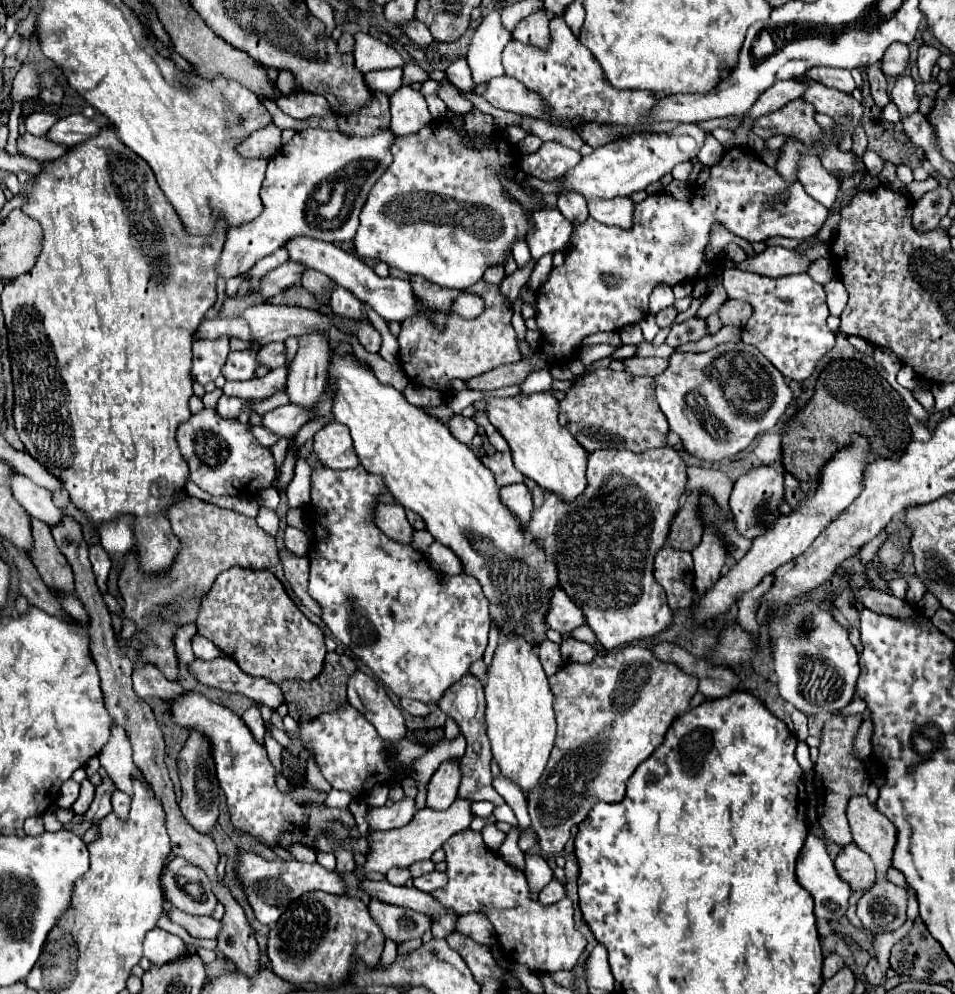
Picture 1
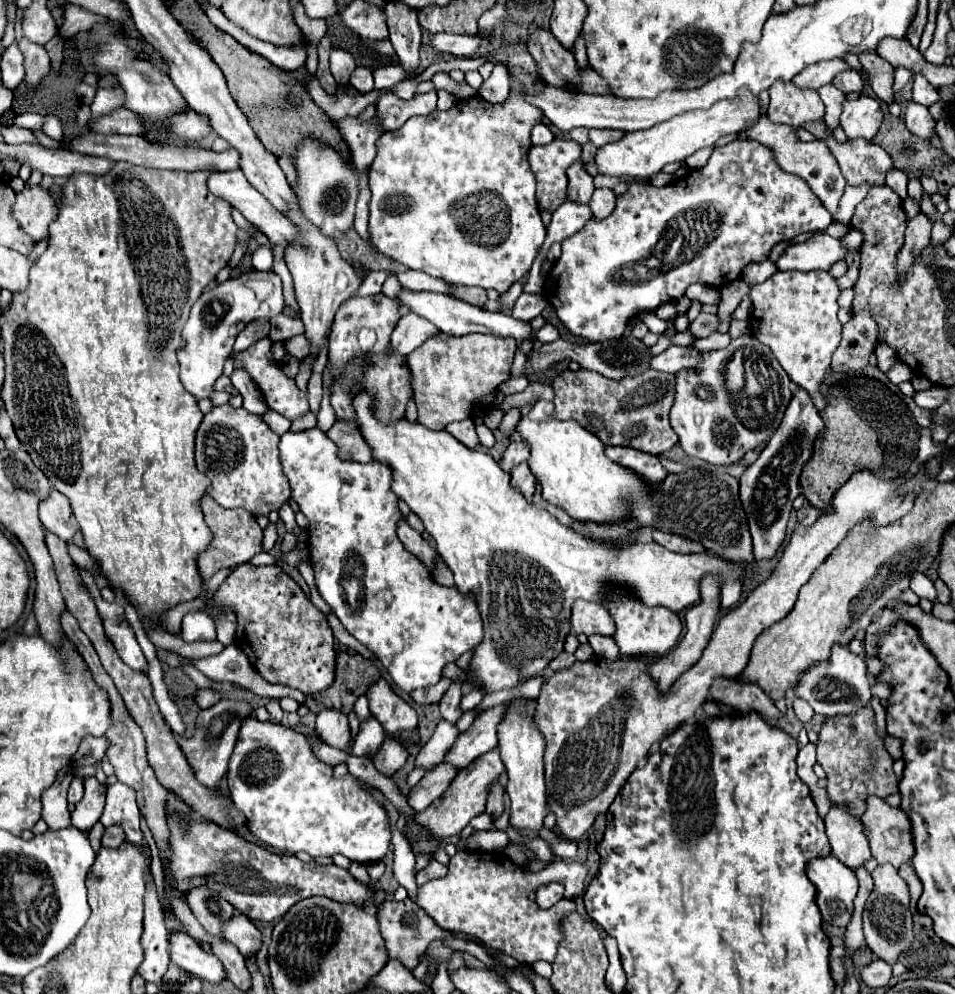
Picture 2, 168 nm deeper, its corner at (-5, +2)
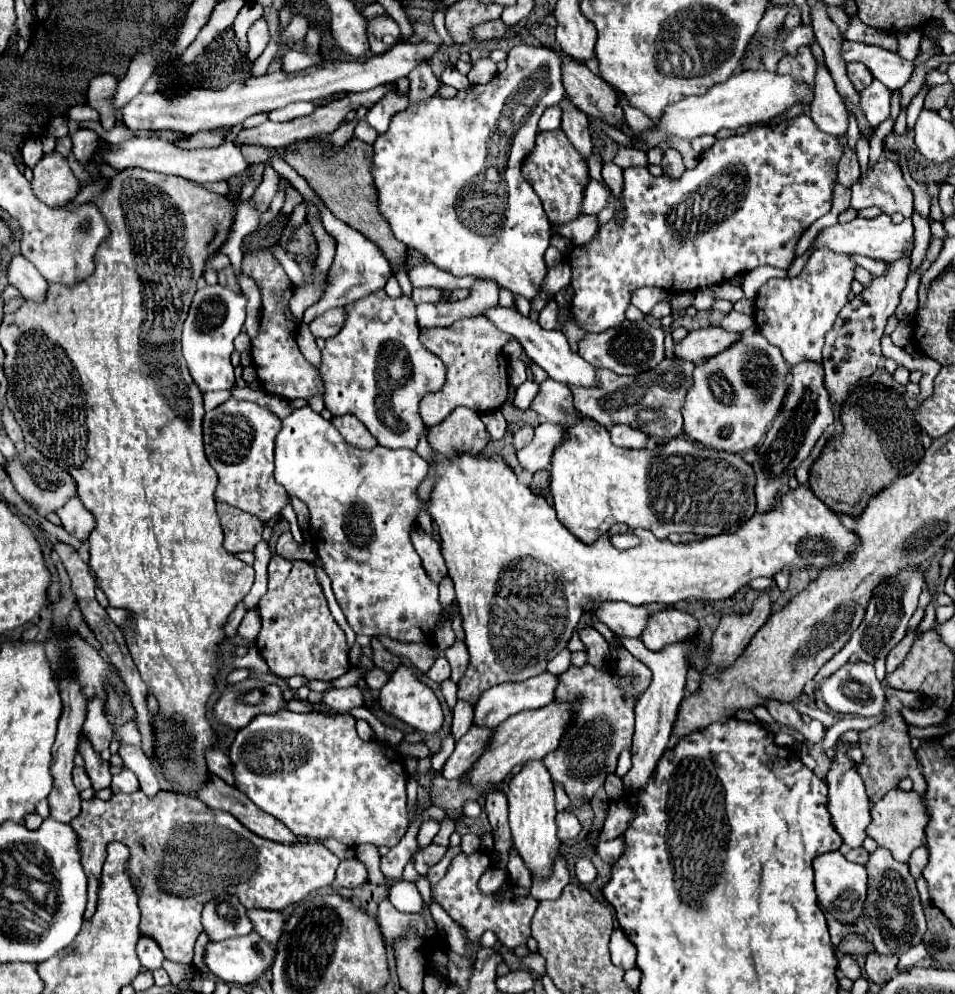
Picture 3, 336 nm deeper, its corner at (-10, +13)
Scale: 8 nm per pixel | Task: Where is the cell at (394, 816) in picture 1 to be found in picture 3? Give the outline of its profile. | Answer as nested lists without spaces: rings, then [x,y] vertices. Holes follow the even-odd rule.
[[[474,725],[462,739],[458,739],[454,753],[448,757],[448,761],[442,767],[442,775],[446,779],[456,779],[468,767],[472,767],[472,761],[476,761],[476,757],[484,749],[484,741],[488,741],[488,733],[492,733],[492,731],[480,729]]]

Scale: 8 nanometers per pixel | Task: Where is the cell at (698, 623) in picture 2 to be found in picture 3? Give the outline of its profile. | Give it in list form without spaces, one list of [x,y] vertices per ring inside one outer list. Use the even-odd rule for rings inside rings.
[[[694,637],[690,641],[670,643],[660,651],[646,649],[640,639],[622,639],[622,643],[638,661],[642,661],[652,671],[652,683],[640,695],[640,699],[636,703],[636,733],[634,733],[634,741],[632,741],[632,769],[622,777],[626,787],[640,789],[640,785],[644,785],[648,781],[648,777],[654,773],[658,759],[664,755],[664,751],[668,747],[680,703],[684,699],[686,673],[690,669],[688,657],[690,657],[690,653],[694,653],[698,649],[700,641],[696,641],[696,637]]]

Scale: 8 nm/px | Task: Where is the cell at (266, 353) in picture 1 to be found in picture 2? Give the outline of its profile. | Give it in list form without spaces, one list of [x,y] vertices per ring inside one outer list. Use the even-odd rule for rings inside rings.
[[[303,334],[293,336],[287,340],[287,352],[289,352],[289,356],[303,360],[307,356],[307,352],[311,352],[311,342]]]

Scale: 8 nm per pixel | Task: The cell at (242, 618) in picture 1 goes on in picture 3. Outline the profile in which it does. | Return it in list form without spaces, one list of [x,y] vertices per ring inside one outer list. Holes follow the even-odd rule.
[[[274,555],[268,563],[268,591],[258,603],[262,629],[256,637],[256,647],[266,659],[272,673],[278,677],[302,675],[330,683],[344,675],[348,665],[346,635],[334,621],[314,567],[306,561],[288,561]]]

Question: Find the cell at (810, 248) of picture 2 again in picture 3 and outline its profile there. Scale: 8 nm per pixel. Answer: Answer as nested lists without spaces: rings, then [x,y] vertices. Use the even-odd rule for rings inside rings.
[[[878,215],[874,219],[864,219],[864,217],[856,217],[854,221],[848,223],[836,223],[832,227],[822,229],[816,239],[810,245],[810,251],[816,249],[824,249],[828,247],[834,253],[858,253],[858,255],[866,255],[872,259],[882,259],[886,263],[896,261],[898,257],[902,257],[902,253],[912,251],[912,241],[914,241],[914,227],[912,227],[912,219],[904,219],[902,223],[894,225],[890,221],[888,215]]]

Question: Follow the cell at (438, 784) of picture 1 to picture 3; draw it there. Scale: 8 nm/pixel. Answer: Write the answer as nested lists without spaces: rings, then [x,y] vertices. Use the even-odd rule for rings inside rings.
[[[542,673],[542,675],[530,677],[530,681],[504,683],[504,685],[498,685],[498,687],[488,689],[488,691],[478,699],[478,703],[476,703],[476,707],[474,707],[474,723],[476,723],[476,725],[482,725],[482,727],[488,727],[488,729],[494,729],[496,725],[500,725],[500,723],[506,721],[508,717],[520,713],[522,709],[524,709],[524,711],[528,711],[528,709],[540,709],[540,707],[552,703],[552,701],[554,701],[556,681],[558,681],[558,677],[548,675],[548,673]]]

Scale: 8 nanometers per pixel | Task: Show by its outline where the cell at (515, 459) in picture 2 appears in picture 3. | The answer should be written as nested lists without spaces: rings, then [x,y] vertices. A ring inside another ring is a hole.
[[[520,427],[516,433],[514,433],[514,447],[516,449],[522,449],[524,445],[528,445],[534,437],[534,429],[532,427]]]

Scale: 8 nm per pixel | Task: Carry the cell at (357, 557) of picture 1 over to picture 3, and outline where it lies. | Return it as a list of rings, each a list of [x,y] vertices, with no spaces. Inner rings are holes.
[[[304,406],[294,410],[294,413],[290,413],[286,419],[282,419],[282,431],[276,437],[276,471],[274,471],[274,475],[276,475],[276,481],[280,485],[284,485],[290,495],[302,499],[308,505],[310,515],[312,515],[312,519],[310,519],[310,539],[312,539],[312,545],[314,545],[314,549],[316,549],[316,553],[318,553],[318,557],[322,561],[324,571],[332,579],[332,591],[334,591],[336,601],[338,601],[340,609],[344,611],[344,617],[346,617],[348,625],[352,627],[352,631],[356,635],[368,635],[368,637],[372,637],[372,635],[386,635],[386,637],[390,637],[394,641],[400,641],[400,643],[420,643],[420,645],[432,647],[434,645],[434,631],[436,631],[436,627],[440,623],[446,623],[452,617],[452,613],[458,613],[458,609],[456,609],[456,603],[446,605],[446,607],[440,603],[438,585],[428,577],[428,573],[424,573],[420,557],[418,557],[418,553],[416,553],[416,549],[412,547],[412,541],[410,541],[410,531],[412,531],[412,527],[416,523],[416,513],[422,509],[422,503],[416,497],[416,489],[428,475],[428,463],[416,451],[410,451],[410,449],[394,451],[394,449],[388,449],[388,447],[382,447],[382,445],[376,445],[370,451],[358,449],[358,447],[346,443],[330,421],[322,419],[319,413],[316,413],[308,406]]]

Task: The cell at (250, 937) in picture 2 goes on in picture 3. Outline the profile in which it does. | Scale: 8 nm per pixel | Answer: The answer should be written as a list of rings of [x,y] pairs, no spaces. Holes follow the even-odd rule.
[[[252,909],[248,911],[248,919],[254,925],[254,931],[268,943],[276,943],[282,931],[286,917],[280,911],[266,911],[266,909]]]

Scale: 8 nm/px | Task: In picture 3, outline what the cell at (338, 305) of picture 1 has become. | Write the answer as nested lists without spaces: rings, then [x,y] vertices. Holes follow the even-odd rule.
[[[384,289],[370,293],[364,299],[358,299],[344,307],[344,325],[338,335],[326,339],[326,347],[322,349],[322,367],[320,375],[324,381],[324,403],[332,415],[356,415],[366,429],[378,439],[380,445],[390,449],[416,449],[418,439],[424,431],[424,423],[418,413],[420,399],[430,393],[438,391],[446,381],[446,367],[444,363],[426,353],[422,343],[418,341],[418,325],[416,325],[416,305],[410,297],[400,295],[396,299],[388,297]]]

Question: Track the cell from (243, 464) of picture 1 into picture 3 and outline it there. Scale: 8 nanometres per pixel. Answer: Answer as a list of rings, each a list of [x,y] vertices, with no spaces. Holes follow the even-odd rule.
[[[228,399],[204,415],[206,457],[218,473],[216,499],[248,511],[262,521],[268,521],[282,511],[288,493],[274,479],[274,439],[280,425],[280,417],[276,417],[268,407],[238,399]]]

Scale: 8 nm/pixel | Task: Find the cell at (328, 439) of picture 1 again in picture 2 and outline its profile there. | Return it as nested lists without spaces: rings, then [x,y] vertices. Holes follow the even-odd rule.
[[[337,420],[333,428],[327,432],[327,436],[337,444],[339,456],[343,460],[353,460],[353,462],[371,462],[373,454],[369,444],[363,440],[359,426],[347,420]]]

